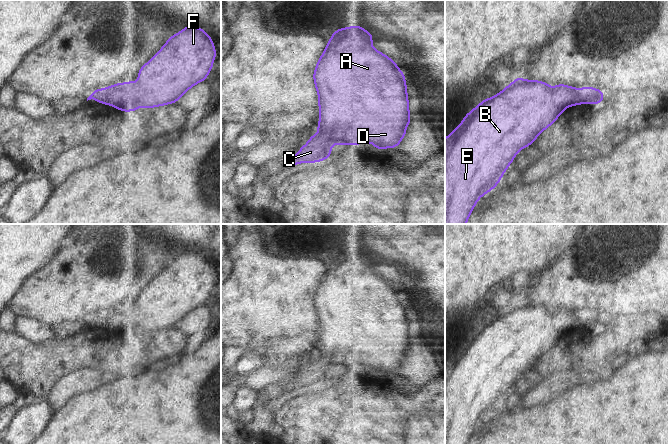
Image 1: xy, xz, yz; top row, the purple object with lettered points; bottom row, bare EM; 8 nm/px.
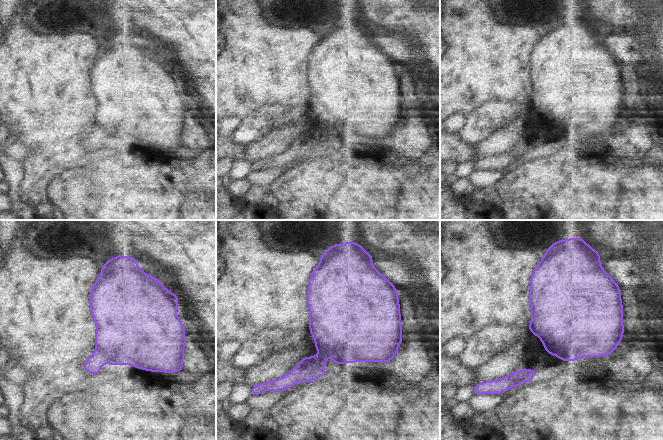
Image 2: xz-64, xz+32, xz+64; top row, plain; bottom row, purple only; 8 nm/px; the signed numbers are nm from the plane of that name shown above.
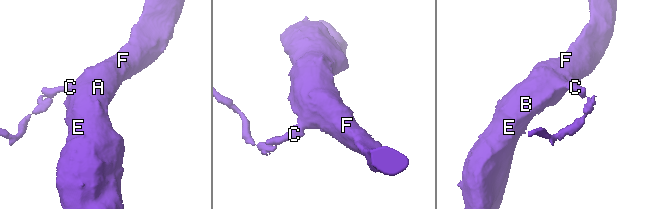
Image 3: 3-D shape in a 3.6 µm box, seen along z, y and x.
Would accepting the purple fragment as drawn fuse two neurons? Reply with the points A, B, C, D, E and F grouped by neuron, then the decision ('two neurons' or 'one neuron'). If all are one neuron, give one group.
A B D E F / C | two neurons

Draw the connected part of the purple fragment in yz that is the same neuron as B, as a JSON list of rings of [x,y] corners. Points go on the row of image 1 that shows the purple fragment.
[[[517,77],[501,92],[465,114],[463,121],[445,138],[445,224],[466,224],[478,200],[496,187],[517,153],[534,143],[566,108],[578,104],[578,88],[564,84],[551,87],[543,81]]]

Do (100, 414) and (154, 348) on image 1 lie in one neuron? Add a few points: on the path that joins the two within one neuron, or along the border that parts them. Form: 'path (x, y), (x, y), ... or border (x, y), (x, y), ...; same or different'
border (145, 365), (153, 367); different

